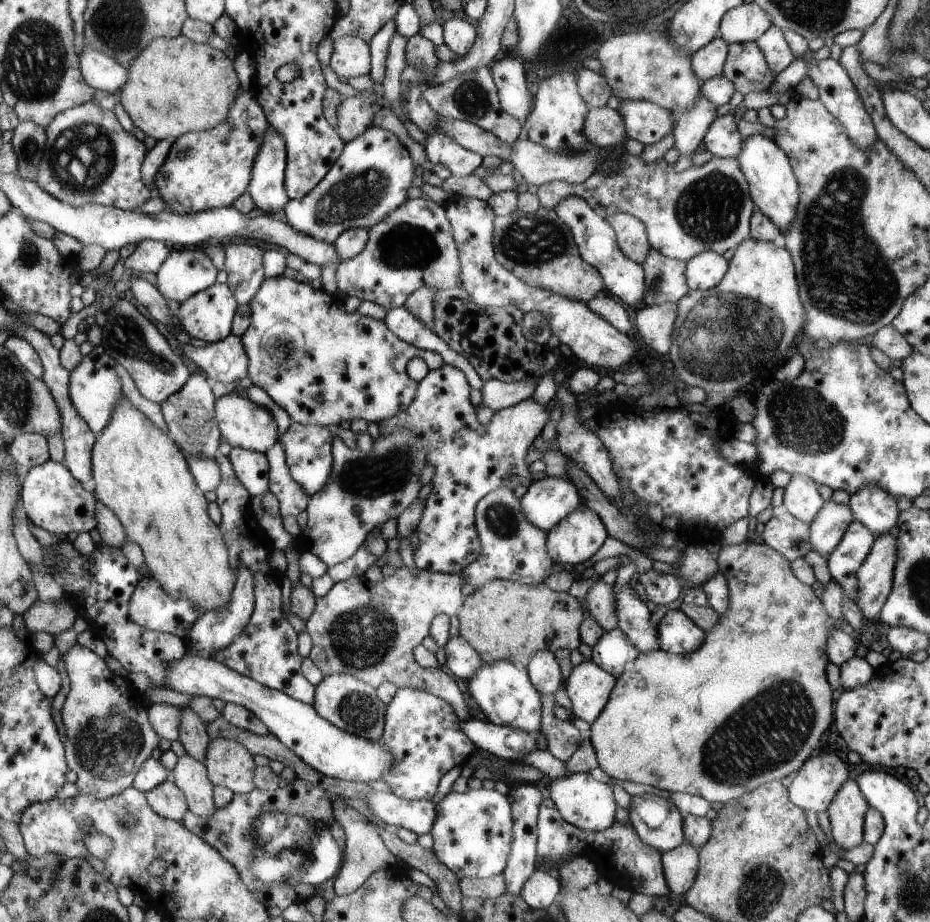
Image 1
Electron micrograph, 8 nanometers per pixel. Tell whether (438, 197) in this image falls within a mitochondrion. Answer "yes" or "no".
no

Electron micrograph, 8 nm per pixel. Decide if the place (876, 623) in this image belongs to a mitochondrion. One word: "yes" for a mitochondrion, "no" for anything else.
no

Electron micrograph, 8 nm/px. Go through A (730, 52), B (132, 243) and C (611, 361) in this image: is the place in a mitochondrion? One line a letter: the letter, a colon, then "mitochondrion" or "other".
A: other
B: other
C: other

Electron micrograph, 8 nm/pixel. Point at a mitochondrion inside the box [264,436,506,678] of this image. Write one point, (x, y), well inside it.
(391, 469)

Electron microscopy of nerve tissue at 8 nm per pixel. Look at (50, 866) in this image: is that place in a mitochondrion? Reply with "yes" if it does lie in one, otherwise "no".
no

